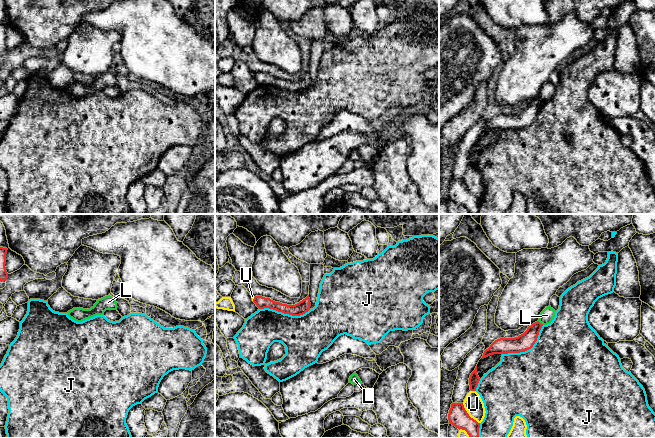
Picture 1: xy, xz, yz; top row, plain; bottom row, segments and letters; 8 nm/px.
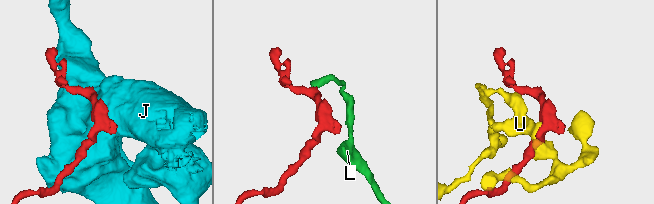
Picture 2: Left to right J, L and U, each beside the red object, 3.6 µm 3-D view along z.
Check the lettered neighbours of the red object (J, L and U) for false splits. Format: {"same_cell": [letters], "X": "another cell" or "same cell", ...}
{"same_cell": [], "J": "another cell", "L": "another cell", "U": "another cell"}

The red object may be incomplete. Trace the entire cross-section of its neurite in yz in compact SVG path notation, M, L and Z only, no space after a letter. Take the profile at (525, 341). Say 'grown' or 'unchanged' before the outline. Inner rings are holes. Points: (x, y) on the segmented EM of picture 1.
unchanged; M537 321L518 337L504 337L495 340L490 347L484 351L482 358L486 358L493 354L520 353L531 349L537 341L542 326L543 324Z

